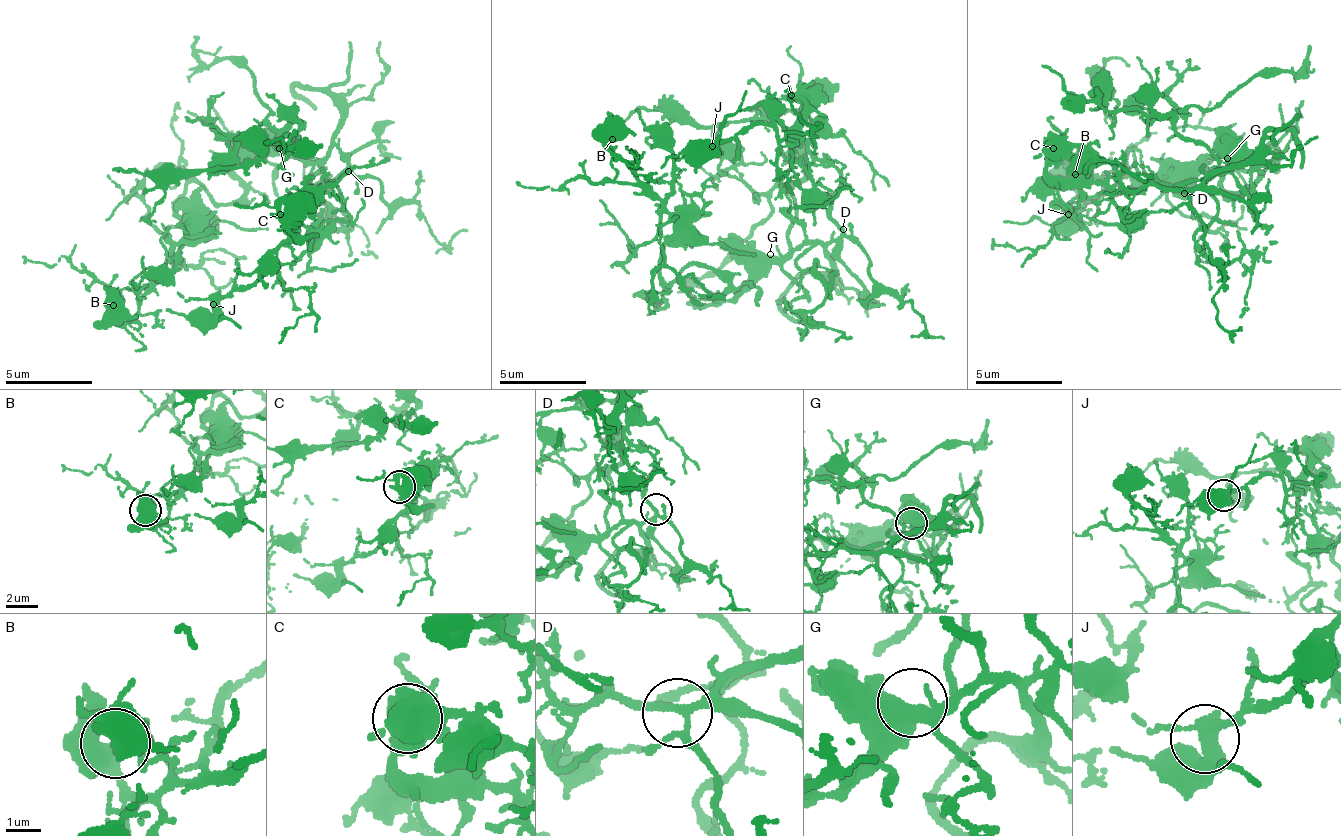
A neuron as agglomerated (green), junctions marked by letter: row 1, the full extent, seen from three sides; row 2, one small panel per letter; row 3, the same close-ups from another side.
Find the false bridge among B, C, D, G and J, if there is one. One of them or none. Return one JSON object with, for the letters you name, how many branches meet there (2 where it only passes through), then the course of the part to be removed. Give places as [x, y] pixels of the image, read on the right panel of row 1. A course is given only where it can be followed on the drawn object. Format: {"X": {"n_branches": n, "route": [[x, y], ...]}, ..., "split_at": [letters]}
{"split_at": []}

